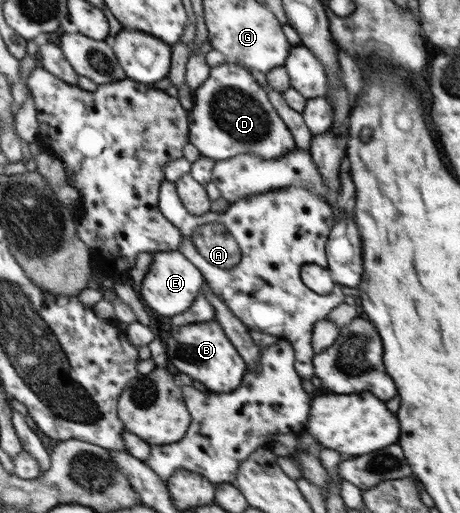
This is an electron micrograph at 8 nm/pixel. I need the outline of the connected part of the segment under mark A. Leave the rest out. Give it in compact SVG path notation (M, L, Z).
M164 180L160 187L160 197L159 205L161 213L175 226L182 235L181 243L179 244L178 250L191 262L195 267L199 268L199 271L203 274L204 281L208 283L211 291L220 297L225 305L236 315L247 327L253 331L260 331L261 333L268 333L269 335L274 335L275 337L287 339L289 343L294 347L294 366L301 379L311 379L314 373L314 363L313 363L313 346L312 331L313 326L318 321L326 319L327 314L335 309L340 303L344 302L344 294L341 290L342 285L335 284L332 292L327 295L319 295L315 293L312 289L309 289L302 280L300 276L301 268L305 264L317 264L325 269L328 269L328 259L326 256L326 240L332 227L334 226L333 210L325 199L321 199L320 195L310 192L307 186L289 186L286 188L281 188L279 190L268 191L262 194L252 195L248 198L237 200L229 206L229 208L222 213L219 212L205 212L203 215L191 215L190 211L187 211L180 201L180 197L176 192L176 185L174 182Z

